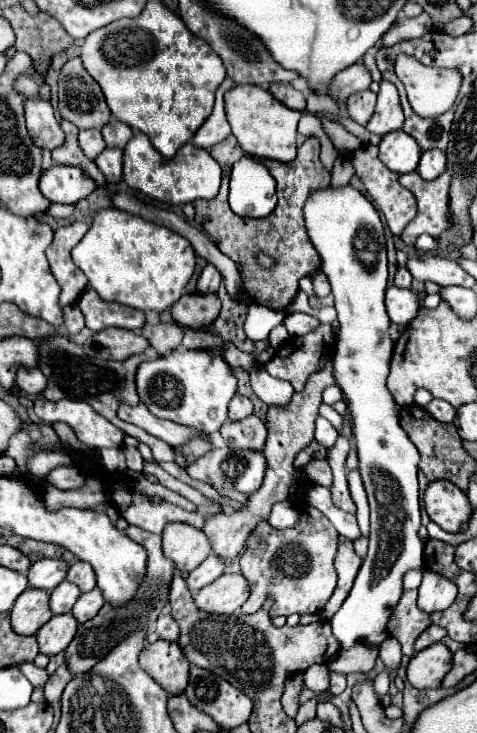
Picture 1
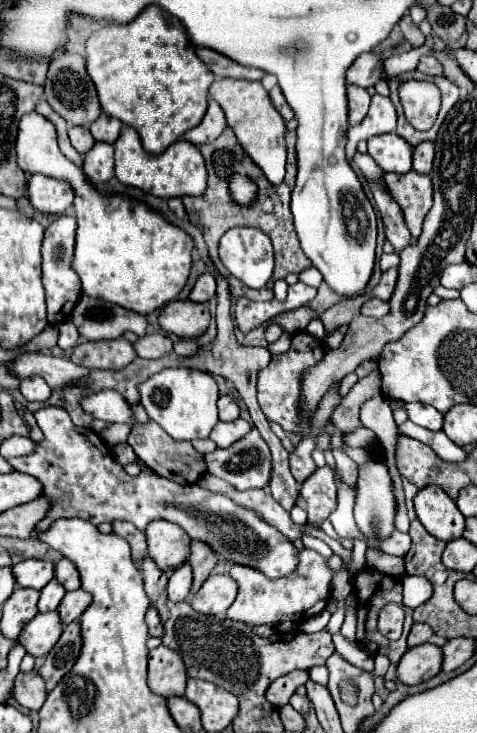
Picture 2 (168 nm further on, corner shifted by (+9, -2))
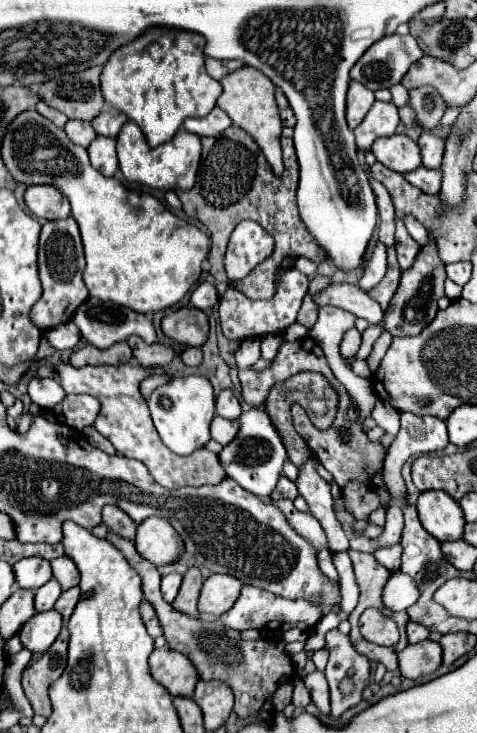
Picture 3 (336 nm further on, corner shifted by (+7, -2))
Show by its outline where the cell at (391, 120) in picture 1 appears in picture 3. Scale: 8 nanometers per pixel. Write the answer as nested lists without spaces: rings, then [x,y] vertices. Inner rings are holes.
[[[375,102],[363,122],[353,130],[357,138],[357,148],[367,150],[381,136],[391,136],[397,132],[399,112],[393,102]]]

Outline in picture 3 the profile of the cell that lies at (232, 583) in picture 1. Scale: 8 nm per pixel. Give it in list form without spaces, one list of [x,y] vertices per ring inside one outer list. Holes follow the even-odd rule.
[[[211,574],[201,588],[199,612],[205,616],[221,616],[239,598],[243,584],[237,578],[225,574]]]

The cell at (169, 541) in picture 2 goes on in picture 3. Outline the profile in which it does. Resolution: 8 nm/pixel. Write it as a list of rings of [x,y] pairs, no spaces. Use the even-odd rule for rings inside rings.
[[[151,516],[137,524],[135,548],[151,564],[165,566],[173,564],[179,558],[179,554],[183,552],[183,540],[175,532],[175,528],[165,522],[165,518]]]

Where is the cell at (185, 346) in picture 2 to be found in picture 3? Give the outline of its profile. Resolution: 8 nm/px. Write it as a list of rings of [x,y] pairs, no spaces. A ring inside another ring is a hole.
[[[187,348],[183,354],[181,354],[181,360],[185,362],[185,366],[199,366],[203,358],[199,358],[201,354],[201,348]]]

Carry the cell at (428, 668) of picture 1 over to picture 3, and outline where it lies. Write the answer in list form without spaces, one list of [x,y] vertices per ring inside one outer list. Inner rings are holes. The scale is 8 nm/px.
[[[433,640],[409,644],[399,654],[399,670],[405,678],[421,678],[433,674],[441,666],[441,646]]]

